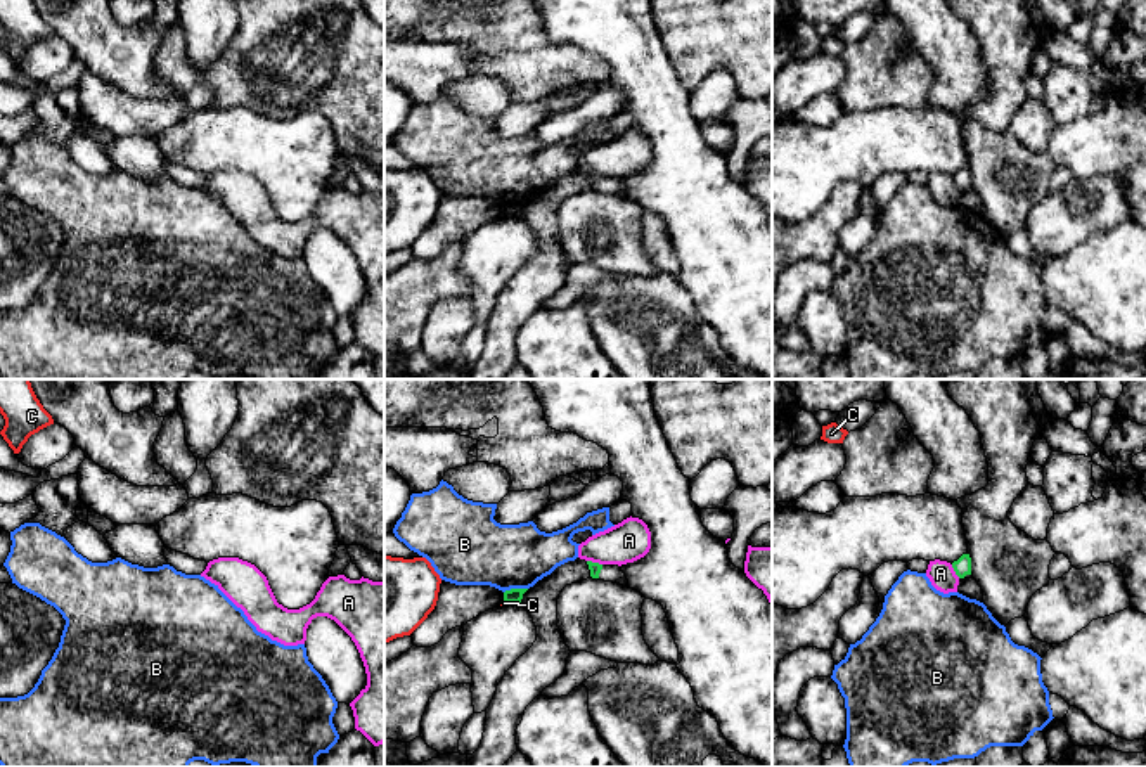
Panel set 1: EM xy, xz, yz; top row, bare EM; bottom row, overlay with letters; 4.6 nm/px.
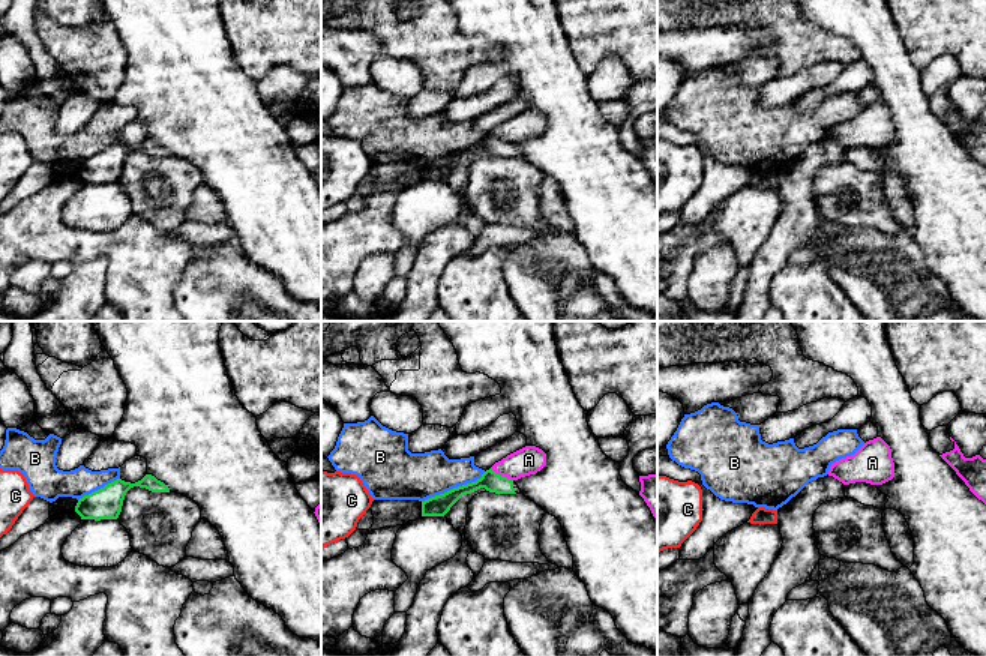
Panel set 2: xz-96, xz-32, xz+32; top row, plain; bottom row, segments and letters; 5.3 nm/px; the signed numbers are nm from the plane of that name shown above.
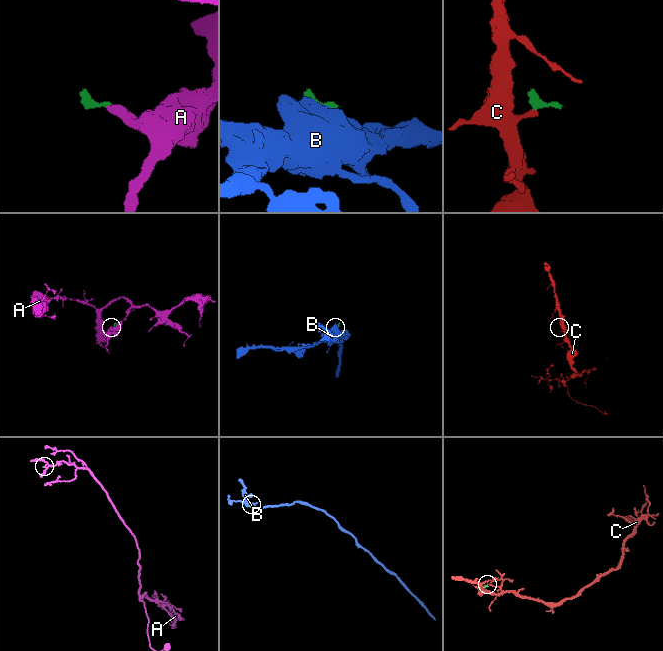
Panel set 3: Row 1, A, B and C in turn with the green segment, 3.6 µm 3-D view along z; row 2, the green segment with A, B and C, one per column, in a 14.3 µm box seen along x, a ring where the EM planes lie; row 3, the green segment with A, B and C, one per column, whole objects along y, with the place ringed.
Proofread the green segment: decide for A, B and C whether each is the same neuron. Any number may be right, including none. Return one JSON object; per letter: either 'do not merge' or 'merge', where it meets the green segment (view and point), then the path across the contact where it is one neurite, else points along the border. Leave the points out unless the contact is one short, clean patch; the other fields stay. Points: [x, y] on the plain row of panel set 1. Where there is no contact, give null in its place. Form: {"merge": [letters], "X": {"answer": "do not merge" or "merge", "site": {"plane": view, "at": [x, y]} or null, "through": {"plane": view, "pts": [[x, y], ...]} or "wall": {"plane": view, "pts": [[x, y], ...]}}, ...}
{"merge": [], "A": {"answer": "do not merge", "site": {"plane": "xz", "at": [594, 175]}, "wall": {"plane": "xz", "pts": [[587, 172], [601, 177]]}}, "B": {"answer": "do not merge", "site": {"plane": "xz", "at": [515, 201]}, "wall": {"plane": "xz", "pts": [[527, 199], [511, 199], [504, 205]]}}, "C": {"answer": "do not merge", "site": {"plane": "xz", "at": [513, 215]}, "wall": {"plane": "xz", "pts": [[504, 212], [520, 215]]}}}

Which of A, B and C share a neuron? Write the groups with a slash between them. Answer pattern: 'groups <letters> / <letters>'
groups A / B / C

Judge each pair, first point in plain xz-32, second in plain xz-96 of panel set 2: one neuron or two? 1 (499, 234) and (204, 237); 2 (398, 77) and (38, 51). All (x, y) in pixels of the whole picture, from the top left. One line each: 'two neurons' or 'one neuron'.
1: one neuron
2: one neuron

